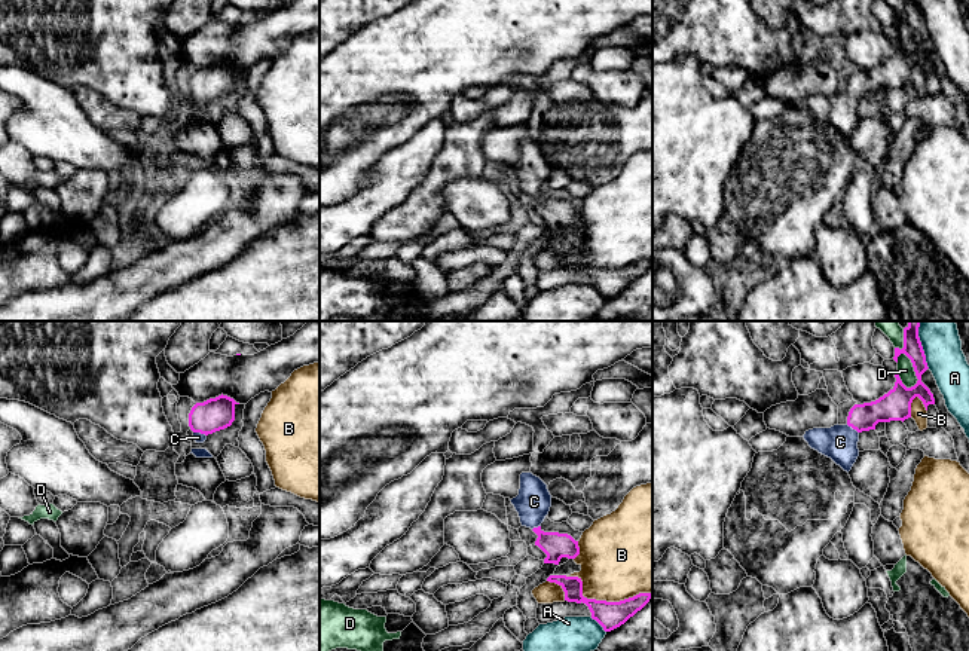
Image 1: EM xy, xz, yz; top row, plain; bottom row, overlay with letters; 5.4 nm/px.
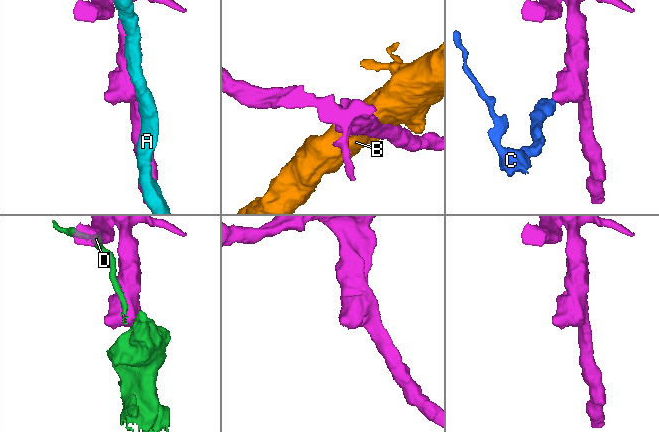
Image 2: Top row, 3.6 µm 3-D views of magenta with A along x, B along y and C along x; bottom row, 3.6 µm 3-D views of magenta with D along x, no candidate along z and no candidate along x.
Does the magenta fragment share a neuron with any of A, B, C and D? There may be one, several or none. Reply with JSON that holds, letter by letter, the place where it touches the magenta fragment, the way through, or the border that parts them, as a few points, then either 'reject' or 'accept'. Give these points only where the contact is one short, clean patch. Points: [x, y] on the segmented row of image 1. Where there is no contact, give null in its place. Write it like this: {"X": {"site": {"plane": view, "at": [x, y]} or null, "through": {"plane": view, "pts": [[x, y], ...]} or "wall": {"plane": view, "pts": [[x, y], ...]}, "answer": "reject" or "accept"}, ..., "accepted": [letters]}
{"A": {"site": {"plane": "xz", "at": [599, 623]}, "answer": "reject"}, "B": {"site": {"plane": "xz", "at": [602, 601]}, "answer": "reject"}, "C": {"site": {"plane": "yz", "at": [852, 427]}, "through": {"plane": "yz", "pts": [[892, 406], [862, 416], [852, 427], [840, 442]]}, "answer": "accept"}, "D": {"site": {"plane": "yz", "at": [914, 370]}, "answer": "reject"}, "accepted": ["C"]}

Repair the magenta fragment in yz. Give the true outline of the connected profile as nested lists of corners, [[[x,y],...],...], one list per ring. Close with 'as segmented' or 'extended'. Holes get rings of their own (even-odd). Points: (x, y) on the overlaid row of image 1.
[[[908,321],[904,328],[904,348],[895,348],[893,360],[905,354],[914,367],[917,383],[907,388],[896,373],[895,386],[875,401],[855,404],[847,416],[846,425],[834,425],[831,428],[813,428],[803,435],[808,446],[819,453],[831,458],[844,471],[850,471],[859,456],[858,441],[862,431],[875,430],[878,422],[905,421],[911,418],[911,403],[918,397],[926,410],[929,404],[935,404],[933,394],[921,382],[921,375],[929,369],[926,355],[918,337],[921,321]]]; extended

